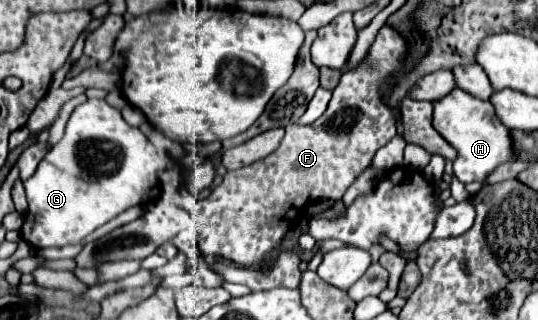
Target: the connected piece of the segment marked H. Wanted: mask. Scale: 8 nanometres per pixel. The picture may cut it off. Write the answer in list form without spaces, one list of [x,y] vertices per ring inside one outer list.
[[[455,88],[447,96],[433,102],[433,128],[459,152],[457,160],[453,162],[455,176],[467,182],[485,182],[485,176],[499,164],[513,160],[513,144],[509,130],[495,120],[495,110],[489,102],[471,96]]]

